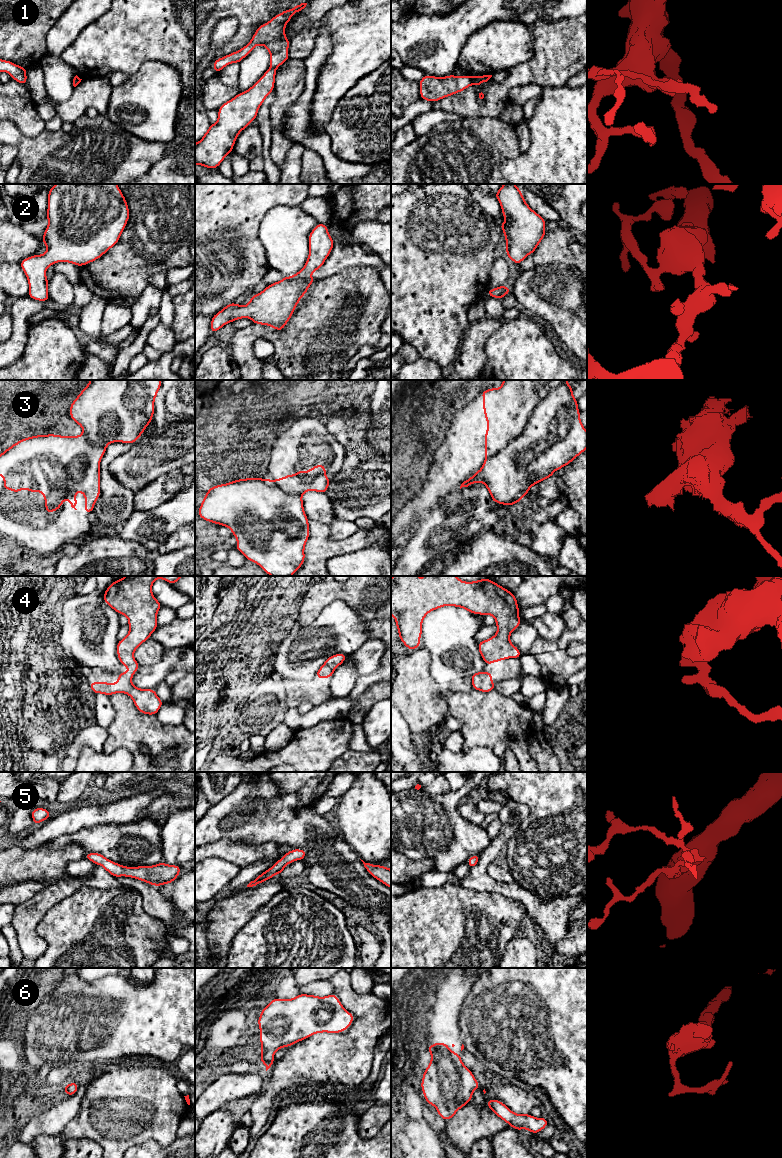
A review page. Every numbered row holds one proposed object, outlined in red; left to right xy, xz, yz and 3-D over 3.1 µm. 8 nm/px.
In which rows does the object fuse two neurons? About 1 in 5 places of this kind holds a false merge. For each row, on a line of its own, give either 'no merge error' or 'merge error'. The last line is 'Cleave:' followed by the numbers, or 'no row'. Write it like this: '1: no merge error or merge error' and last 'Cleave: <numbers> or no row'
1: merge error
2: no merge error
3: merge error
4: no merge error
5: no merge error
6: no merge error
Cleave: 1, 3

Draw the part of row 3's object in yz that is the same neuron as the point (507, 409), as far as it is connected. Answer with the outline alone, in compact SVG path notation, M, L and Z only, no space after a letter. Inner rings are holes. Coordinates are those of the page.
M503 380L500 388L482 391L487 421L485 460L519 436L534 408L565 380Z

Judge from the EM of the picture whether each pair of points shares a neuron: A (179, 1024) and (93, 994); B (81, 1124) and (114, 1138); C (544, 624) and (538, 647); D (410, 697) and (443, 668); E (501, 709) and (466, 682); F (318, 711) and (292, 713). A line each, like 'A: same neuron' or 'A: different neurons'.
A: same neuron
B: same neuron
C: different neurons
D: different neurons
E: different neurons
F: same neuron

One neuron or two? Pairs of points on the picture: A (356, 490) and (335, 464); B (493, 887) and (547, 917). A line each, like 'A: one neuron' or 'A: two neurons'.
A: two neurons
B: one neuron

